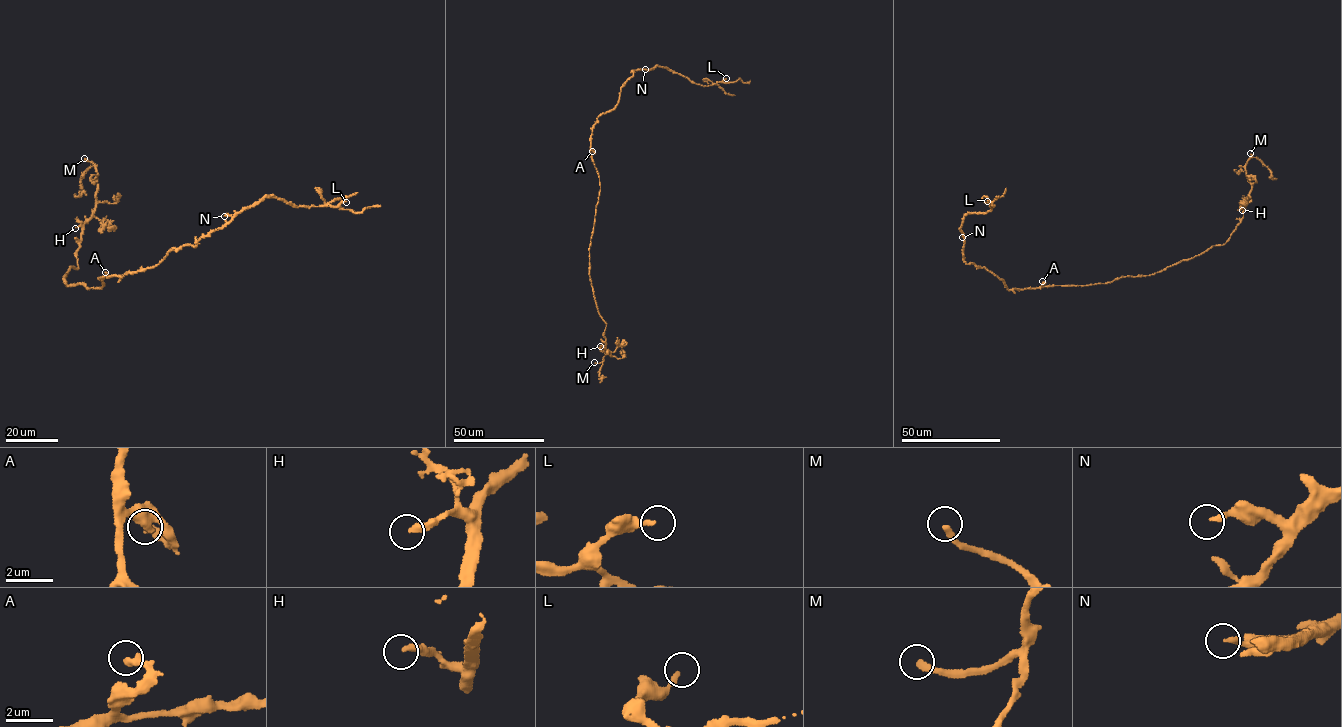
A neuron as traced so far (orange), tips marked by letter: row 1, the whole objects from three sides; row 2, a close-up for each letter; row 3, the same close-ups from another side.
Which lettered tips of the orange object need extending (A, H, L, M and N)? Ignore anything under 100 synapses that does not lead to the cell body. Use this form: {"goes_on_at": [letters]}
{"goes_on_at": ["M"]}

